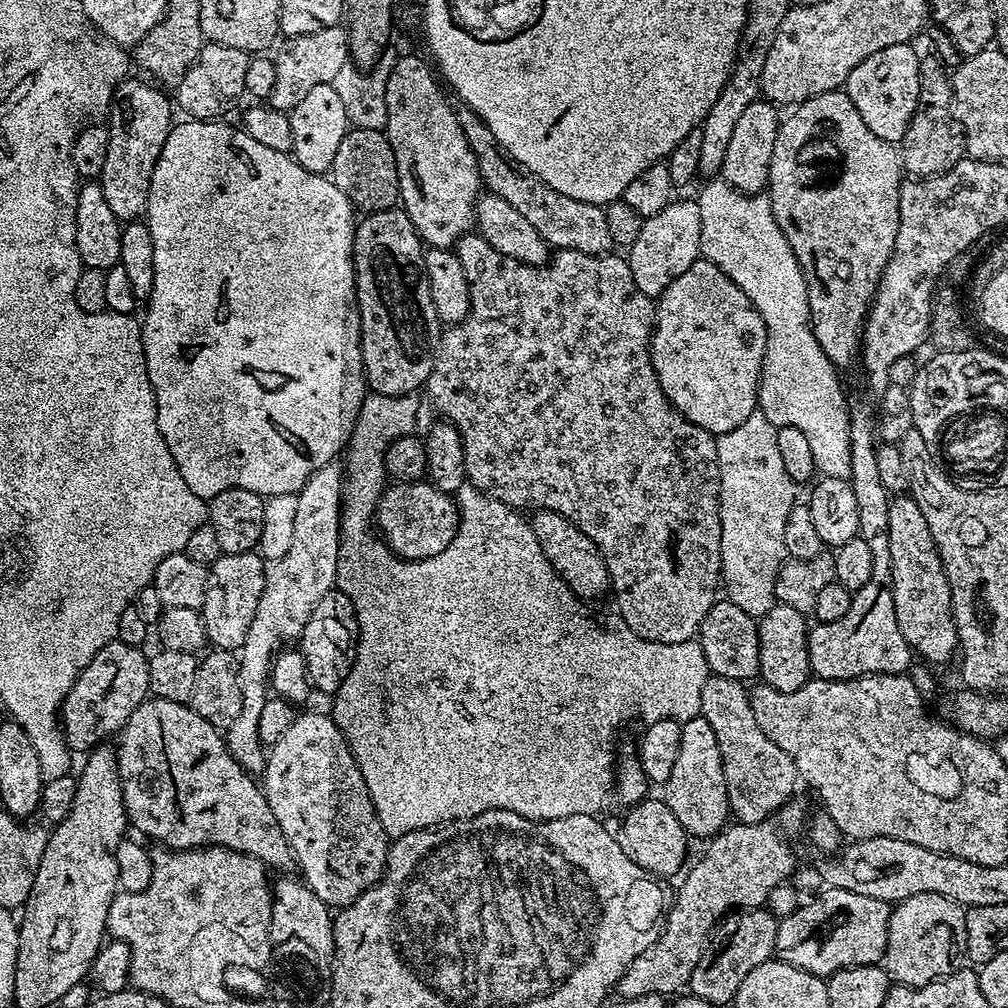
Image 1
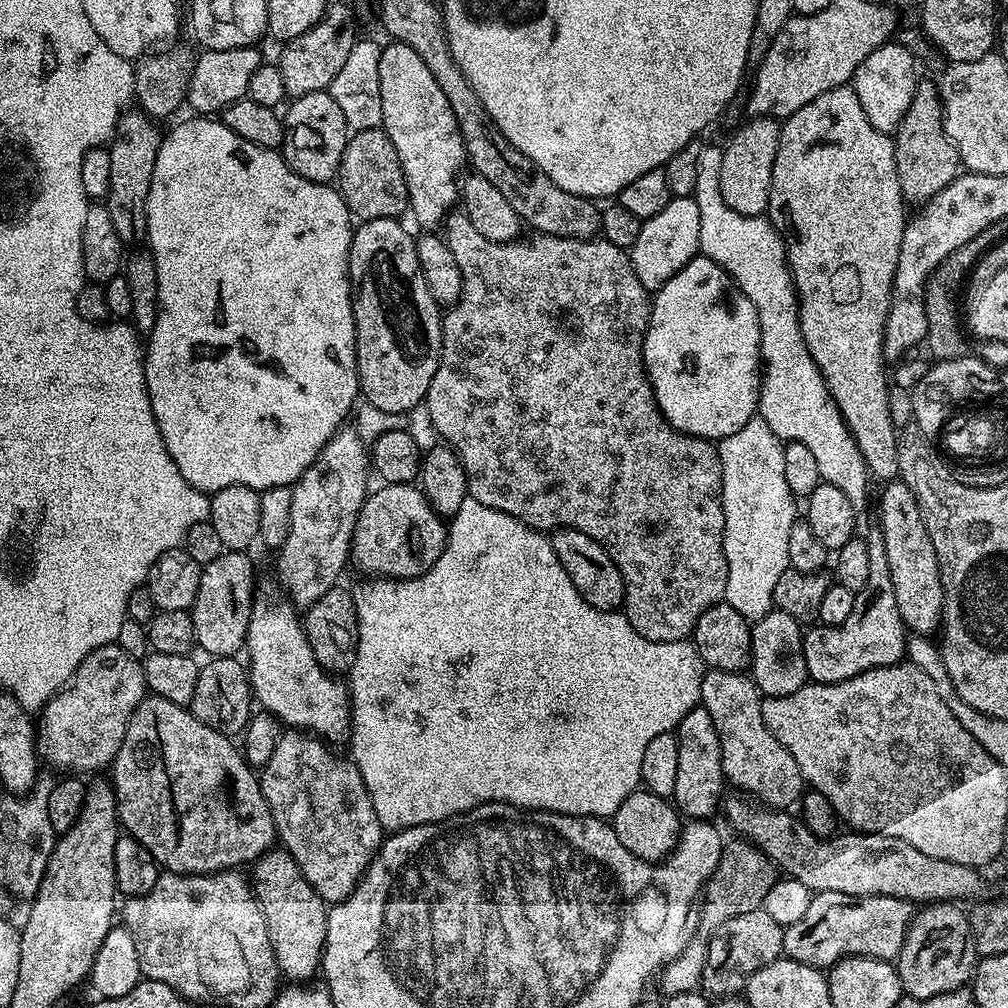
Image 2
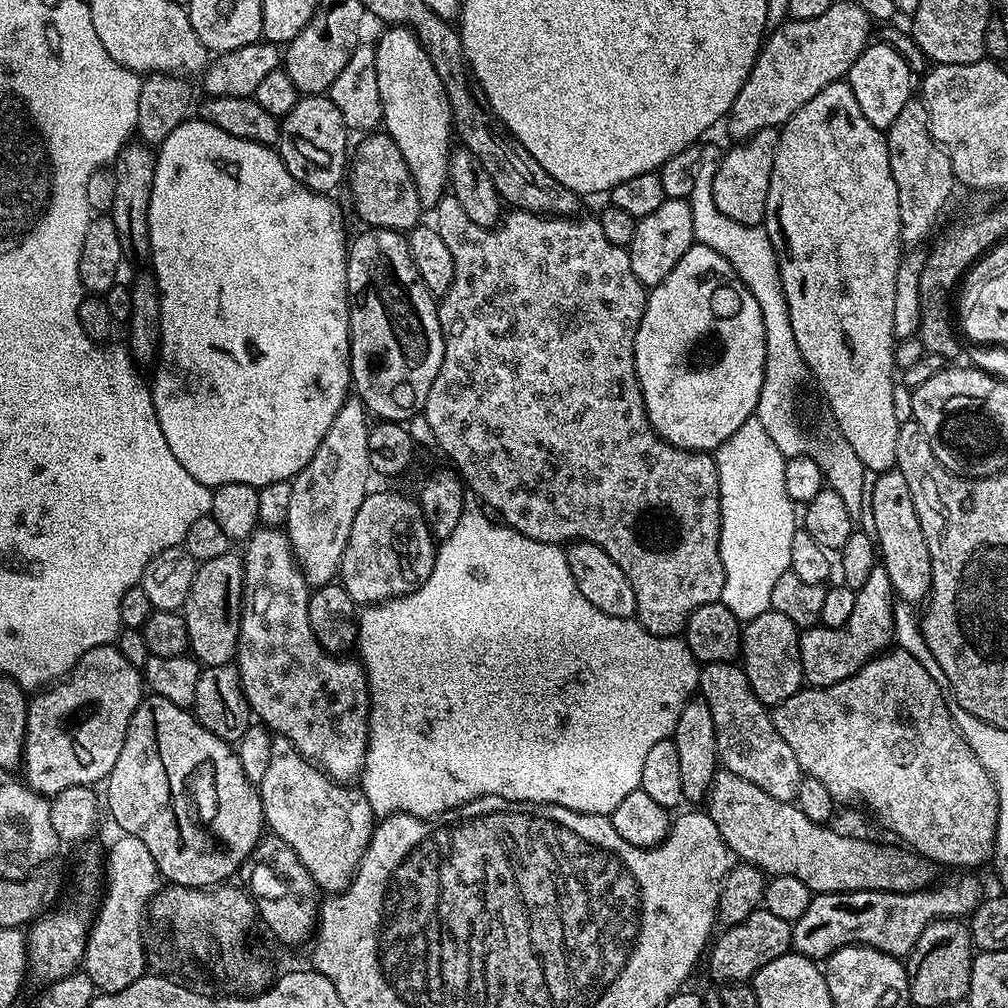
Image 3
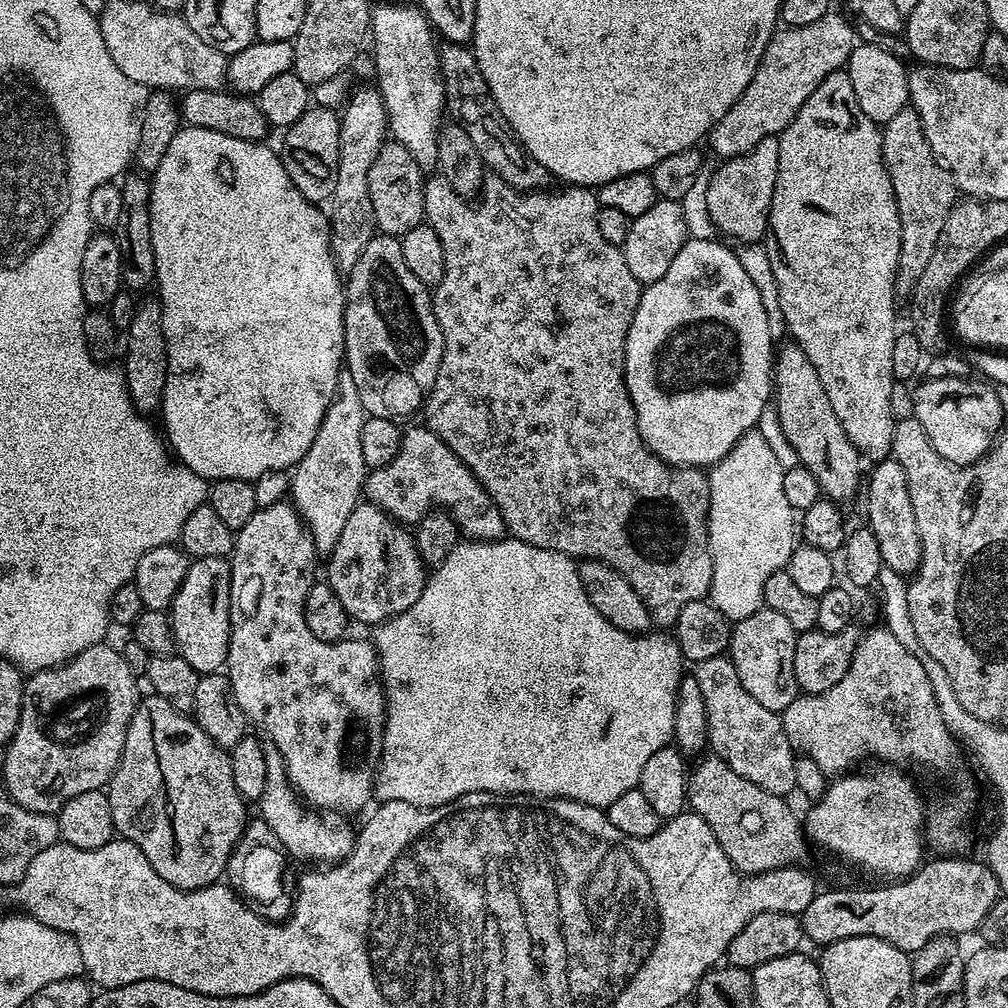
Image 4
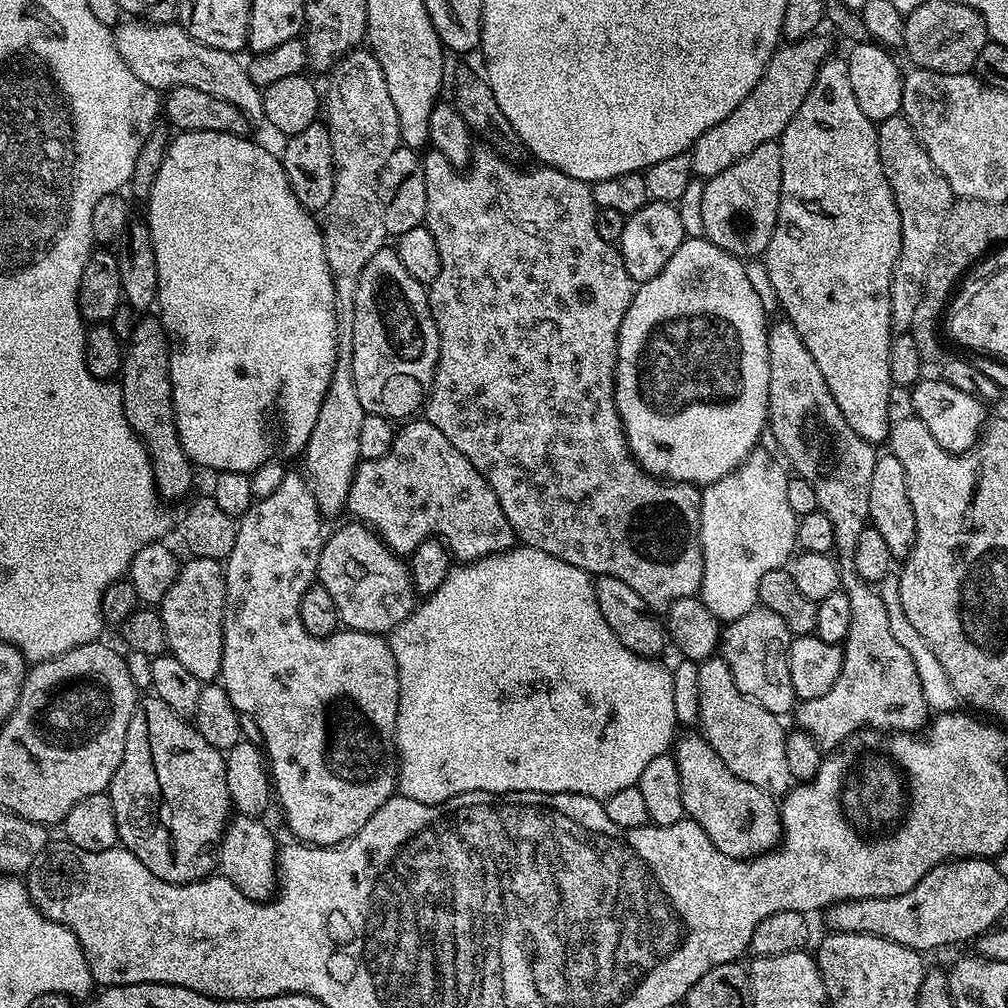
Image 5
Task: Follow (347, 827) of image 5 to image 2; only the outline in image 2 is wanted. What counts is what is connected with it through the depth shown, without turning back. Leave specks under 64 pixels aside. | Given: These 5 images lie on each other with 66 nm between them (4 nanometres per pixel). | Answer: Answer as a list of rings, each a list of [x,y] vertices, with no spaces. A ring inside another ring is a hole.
[[[275,583],[272,584],[266,585],[264,592],[257,591],[255,593],[248,623],[246,667],[255,703],[289,729],[303,730],[328,742],[333,742],[332,740],[347,741],[352,730],[352,701],[347,683],[333,673],[327,672],[318,662],[318,658],[314,658],[314,650],[310,650],[310,642],[304,633],[301,617],[295,616],[291,612],[293,609],[283,599],[280,601],[275,596],[278,588]]]

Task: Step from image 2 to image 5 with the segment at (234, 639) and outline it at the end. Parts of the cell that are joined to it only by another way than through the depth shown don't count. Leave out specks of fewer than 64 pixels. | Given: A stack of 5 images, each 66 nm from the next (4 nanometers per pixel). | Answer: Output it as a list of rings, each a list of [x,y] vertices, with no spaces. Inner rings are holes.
[[[193,556],[181,563],[178,578],[174,578],[174,586],[166,590],[158,605],[162,626],[166,630],[168,652],[201,682],[215,681],[220,675],[225,606],[226,578],[223,563],[201,556]]]

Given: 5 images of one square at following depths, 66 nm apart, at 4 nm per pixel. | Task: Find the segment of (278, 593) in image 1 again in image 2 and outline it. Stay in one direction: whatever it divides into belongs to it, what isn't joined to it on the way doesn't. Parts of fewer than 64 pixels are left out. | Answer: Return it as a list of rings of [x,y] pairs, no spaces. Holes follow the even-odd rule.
[[[345,426],[335,432],[314,463],[291,485],[290,534],[278,549],[276,572],[280,575],[279,587],[288,591],[287,599],[293,605],[318,602],[322,594],[341,583],[344,563],[350,560],[356,519],[370,491],[368,472],[370,476],[365,441],[355,427]]]

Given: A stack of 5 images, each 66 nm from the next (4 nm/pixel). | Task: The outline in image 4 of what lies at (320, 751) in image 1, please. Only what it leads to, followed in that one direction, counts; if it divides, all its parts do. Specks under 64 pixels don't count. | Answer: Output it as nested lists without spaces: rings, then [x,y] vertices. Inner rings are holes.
[[[266,740],[263,744],[266,757],[265,789],[260,795],[258,807],[260,818],[274,831],[277,843],[293,859],[316,860],[312,862],[339,862],[345,860],[352,852],[354,832],[347,828],[347,823],[327,824],[321,813],[305,806],[295,793],[285,772],[284,759],[274,744]]]

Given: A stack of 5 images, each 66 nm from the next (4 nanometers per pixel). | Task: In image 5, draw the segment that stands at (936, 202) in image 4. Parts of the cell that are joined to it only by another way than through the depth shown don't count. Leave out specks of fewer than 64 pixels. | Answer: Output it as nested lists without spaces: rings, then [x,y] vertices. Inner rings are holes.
[[[903,114],[879,121],[876,129],[878,154],[884,167],[894,202],[898,206],[902,246],[890,278],[890,314],[892,326],[897,333],[909,331],[918,311],[918,302],[926,286],[926,274],[940,252],[940,239],[944,237],[944,223],[950,214],[954,197],[946,178],[930,162],[924,147],[918,142],[910,122]]]

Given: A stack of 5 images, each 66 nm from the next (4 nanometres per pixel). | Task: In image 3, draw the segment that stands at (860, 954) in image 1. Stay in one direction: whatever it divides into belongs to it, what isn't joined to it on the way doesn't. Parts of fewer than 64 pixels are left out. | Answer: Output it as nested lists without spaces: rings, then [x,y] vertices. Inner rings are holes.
[[[952,874],[948,881],[937,883],[921,892],[822,892],[813,895],[802,918],[792,925],[792,948],[802,956],[827,958],[834,950],[848,944],[864,944],[877,948],[891,956],[907,957],[916,945],[916,940],[935,920],[954,920],[971,917],[982,899],[980,884],[972,874]]]

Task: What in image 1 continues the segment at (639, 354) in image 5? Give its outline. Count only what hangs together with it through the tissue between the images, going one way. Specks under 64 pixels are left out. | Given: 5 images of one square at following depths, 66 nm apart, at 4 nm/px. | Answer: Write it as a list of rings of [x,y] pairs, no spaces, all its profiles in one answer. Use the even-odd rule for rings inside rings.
[[[706,259],[696,260],[694,266],[690,266],[690,270],[686,270],[686,274],[682,274],[682,278],[674,278],[674,282],[670,282],[670,286],[658,298],[656,322],[652,329],[652,365],[658,374],[658,382],[672,407],[677,408],[683,414],[685,420],[689,420],[691,424],[702,426],[702,430],[713,434],[729,432],[734,430],[734,426],[742,426],[742,422],[746,422],[746,418],[750,418],[750,414],[757,411],[756,391],[760,389],[762,358],[767,345],[766,326],[762,322],[758,310],[754,310],[750,298],[746,298],[746,294],[742,294],[742,290],[738,290],[736,283],[717,264],[712,264]]]

